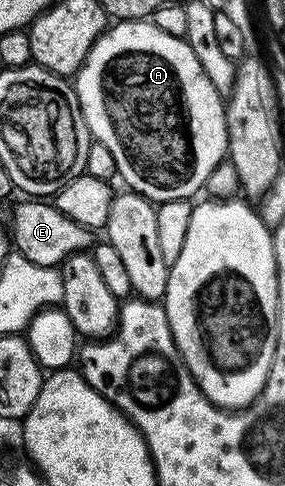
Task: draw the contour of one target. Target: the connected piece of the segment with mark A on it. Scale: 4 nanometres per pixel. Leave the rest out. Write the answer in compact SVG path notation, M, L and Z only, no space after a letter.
M119 21L108 26L106 32L100 35L98 41L91 47L89 57L83 62L79 74L74 76L73 86L75 95L79 98L79 107L83 110L83 119L87 123L88 129L91 130L92 140L105 145L105 149L109 149L109 153L113 153L113 161L117 161L118 178L120 180L123 178L127 182L126 186L136 195L144 195L156 205L178 199L190 200L191 195L200 194L209 173L213 173L213 169L217 169L217 165L224 162L225 156L228 154L227 113L224 96L219 94L219 91L209 81L209 77L201 69L201 61L197 61L186 38L171 36L156 27L154 22Z

